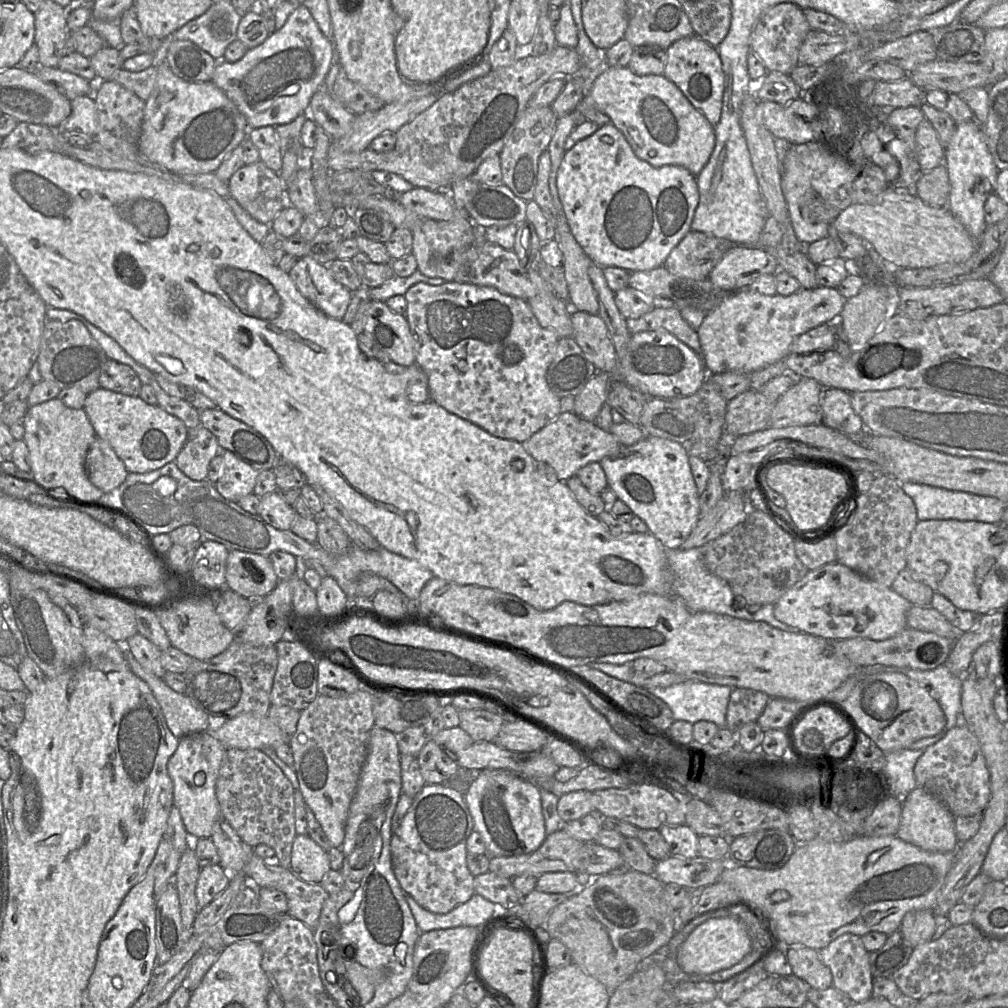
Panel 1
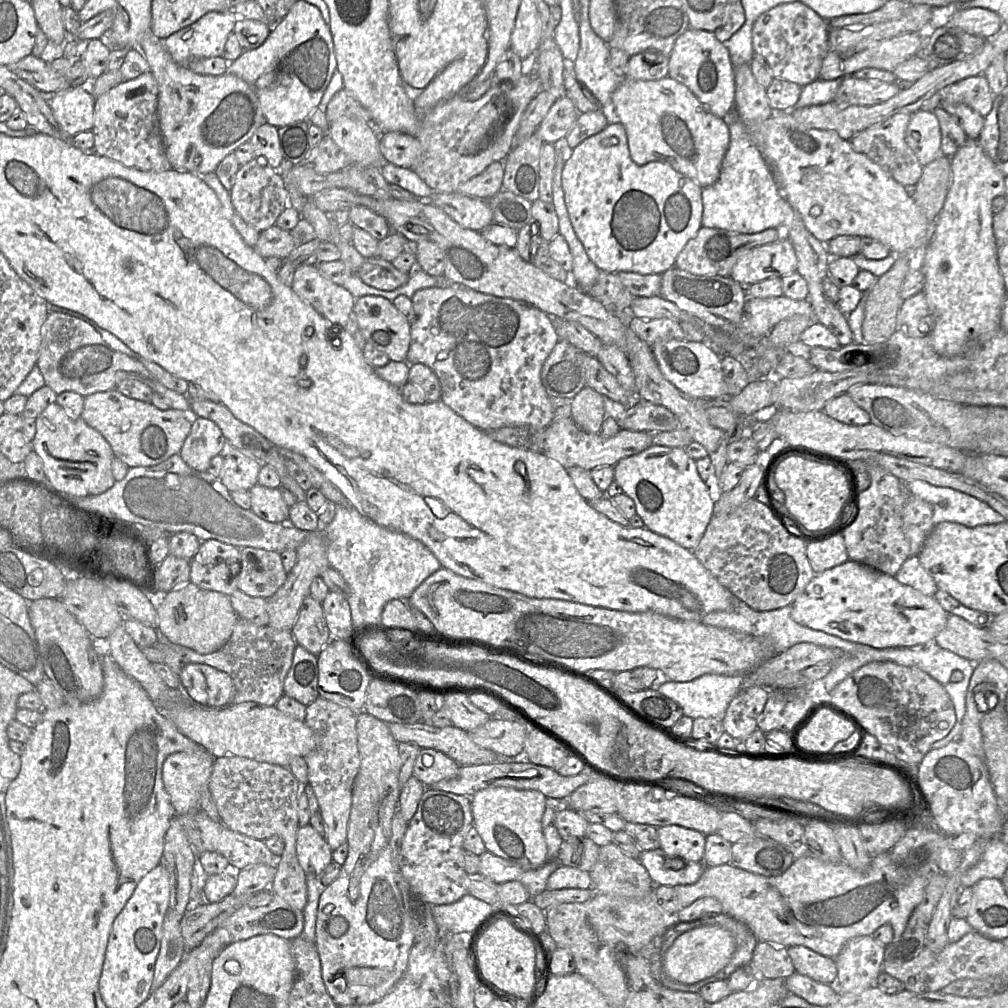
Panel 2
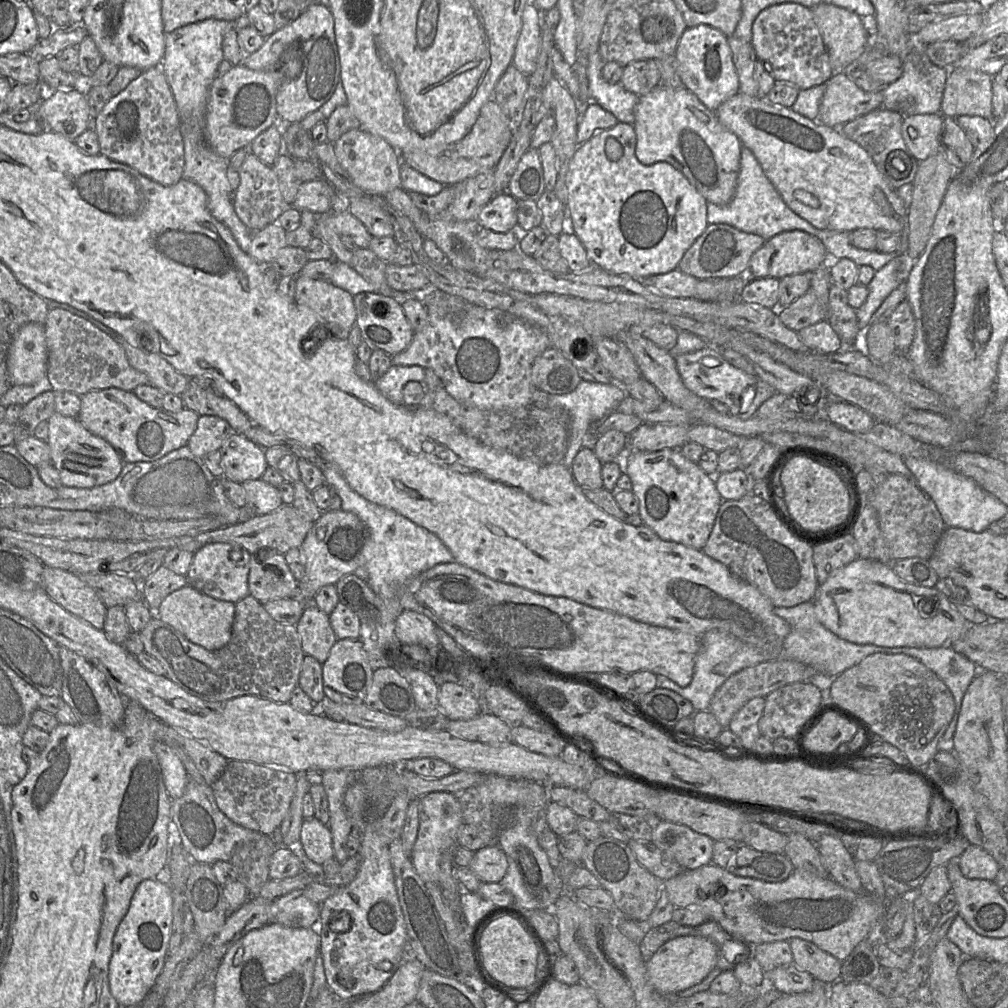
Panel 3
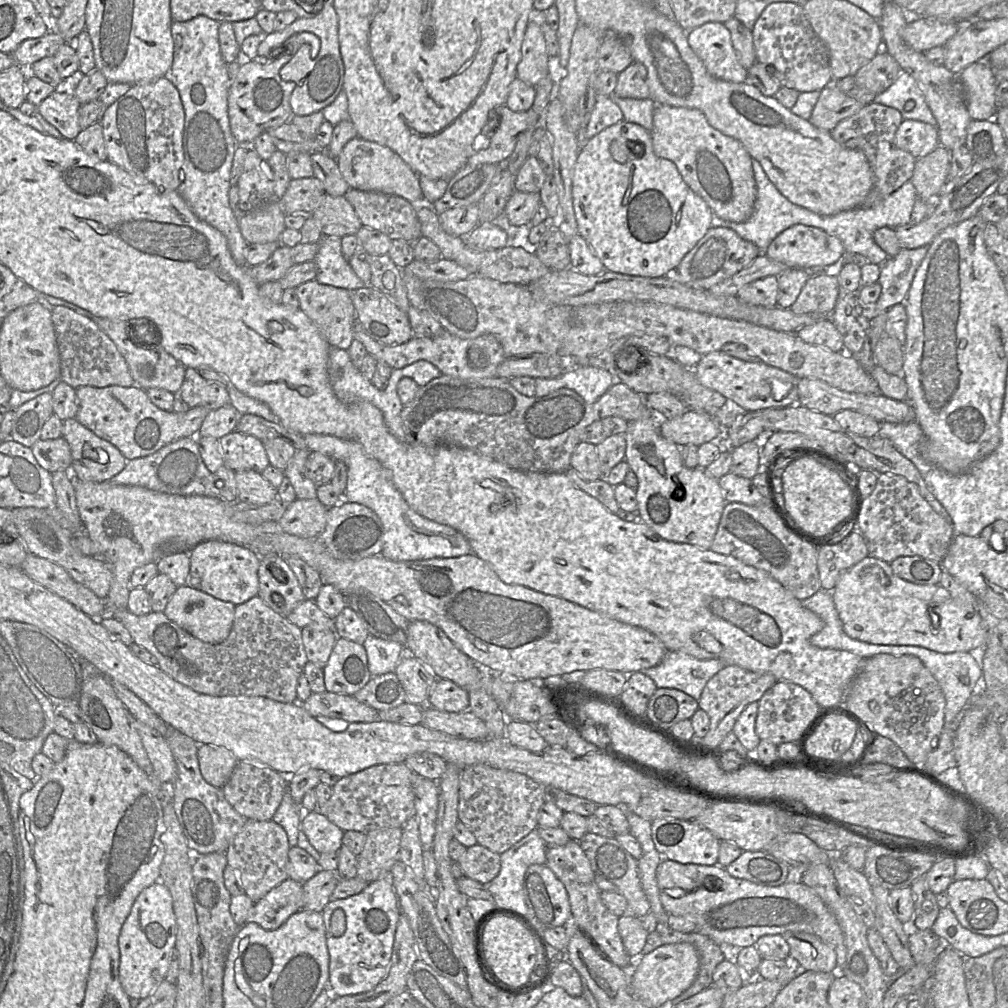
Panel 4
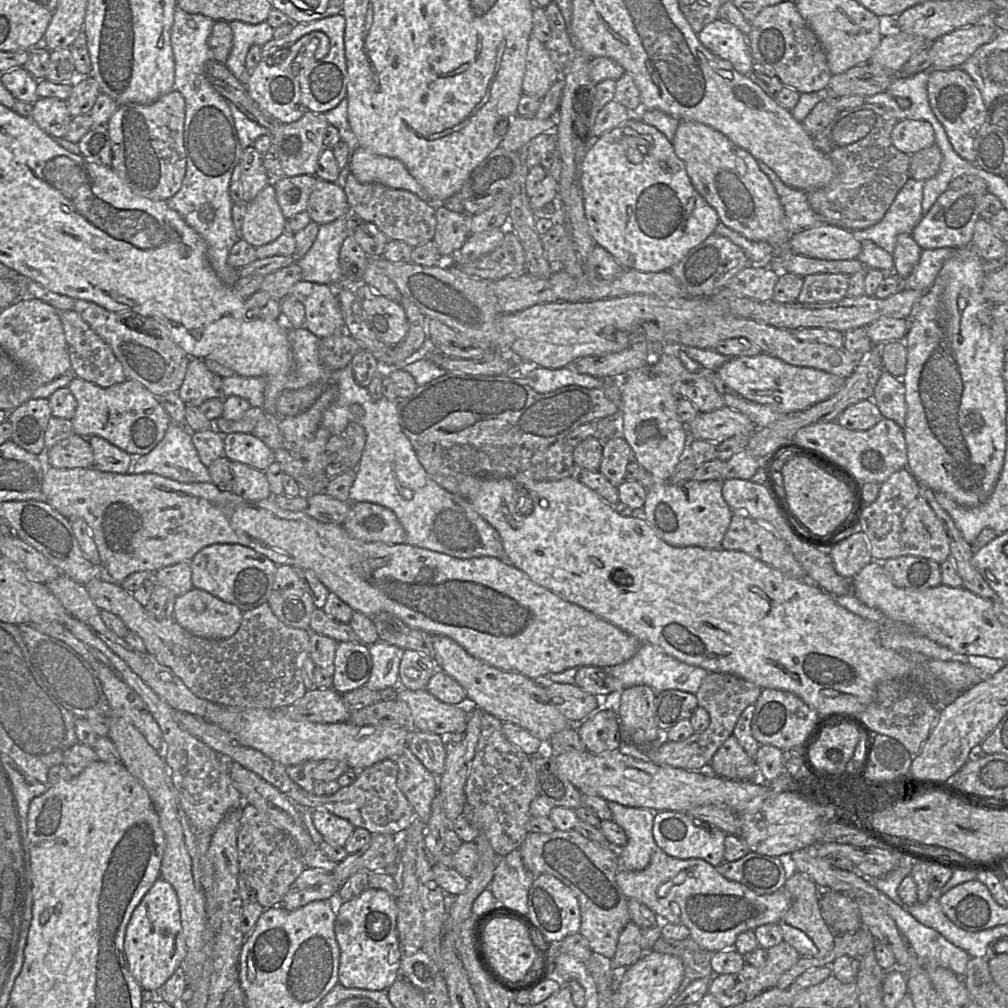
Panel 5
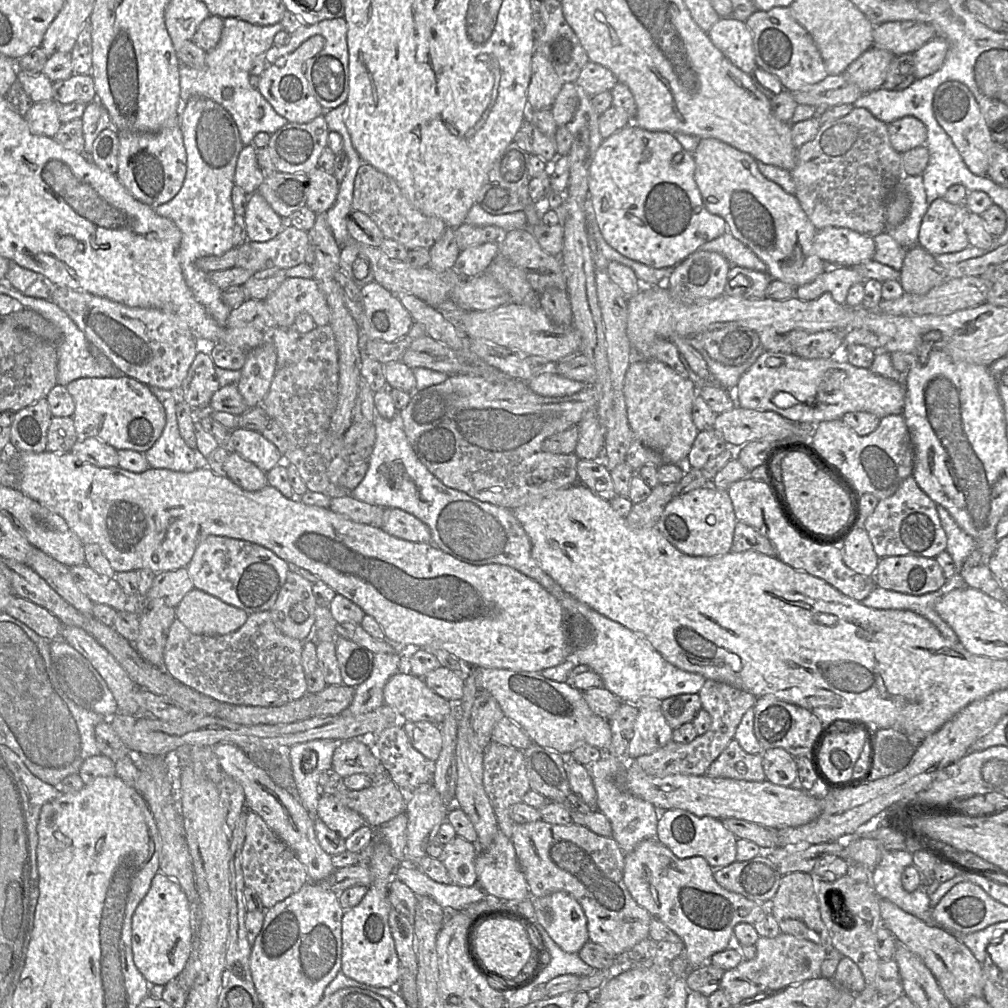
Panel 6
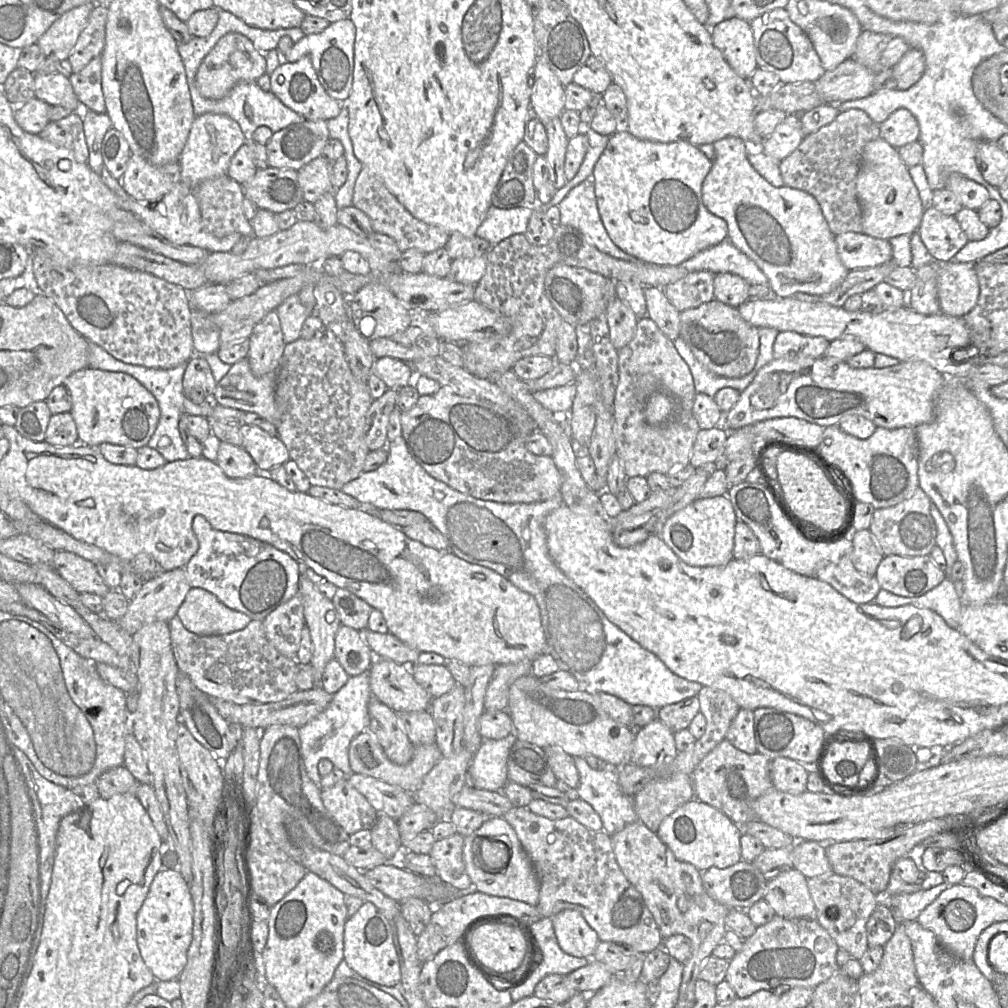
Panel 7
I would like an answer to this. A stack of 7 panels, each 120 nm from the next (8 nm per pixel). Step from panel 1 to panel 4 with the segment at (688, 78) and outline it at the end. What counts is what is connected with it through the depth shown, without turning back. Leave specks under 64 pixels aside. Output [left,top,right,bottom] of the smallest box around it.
[687,22,748,83]

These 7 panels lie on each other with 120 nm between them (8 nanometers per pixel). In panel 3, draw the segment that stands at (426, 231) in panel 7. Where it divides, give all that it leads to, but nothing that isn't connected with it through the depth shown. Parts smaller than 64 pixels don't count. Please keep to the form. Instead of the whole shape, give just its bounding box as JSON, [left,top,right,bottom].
[349,195,394,237]

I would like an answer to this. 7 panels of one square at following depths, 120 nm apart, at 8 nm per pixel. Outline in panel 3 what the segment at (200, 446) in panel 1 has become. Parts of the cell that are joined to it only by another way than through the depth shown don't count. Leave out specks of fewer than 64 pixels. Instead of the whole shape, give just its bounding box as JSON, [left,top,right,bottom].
[187,416,234,458]

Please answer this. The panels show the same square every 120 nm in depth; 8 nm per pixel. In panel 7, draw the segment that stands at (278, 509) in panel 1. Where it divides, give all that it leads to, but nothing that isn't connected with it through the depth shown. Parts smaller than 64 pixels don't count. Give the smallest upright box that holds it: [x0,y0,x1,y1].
[215,442,258,478]

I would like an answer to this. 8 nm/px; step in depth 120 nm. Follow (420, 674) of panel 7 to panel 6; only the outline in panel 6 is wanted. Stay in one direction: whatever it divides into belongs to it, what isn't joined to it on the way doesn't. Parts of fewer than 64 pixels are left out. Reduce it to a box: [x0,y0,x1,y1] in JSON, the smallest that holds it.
[423,666,464,704]

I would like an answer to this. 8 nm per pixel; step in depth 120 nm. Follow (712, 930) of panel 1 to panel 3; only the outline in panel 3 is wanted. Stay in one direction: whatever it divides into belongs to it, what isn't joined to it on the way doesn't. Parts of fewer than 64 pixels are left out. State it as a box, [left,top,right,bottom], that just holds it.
[646,936,718,995]

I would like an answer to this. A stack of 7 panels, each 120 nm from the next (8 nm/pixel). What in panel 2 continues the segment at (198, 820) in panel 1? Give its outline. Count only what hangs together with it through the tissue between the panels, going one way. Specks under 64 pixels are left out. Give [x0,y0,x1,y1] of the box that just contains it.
[162,747,215,815]

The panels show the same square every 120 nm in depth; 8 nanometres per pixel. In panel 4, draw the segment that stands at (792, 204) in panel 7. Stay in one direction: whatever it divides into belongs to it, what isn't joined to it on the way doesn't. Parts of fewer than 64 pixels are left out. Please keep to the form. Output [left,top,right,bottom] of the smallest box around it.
[650,105,757,222]

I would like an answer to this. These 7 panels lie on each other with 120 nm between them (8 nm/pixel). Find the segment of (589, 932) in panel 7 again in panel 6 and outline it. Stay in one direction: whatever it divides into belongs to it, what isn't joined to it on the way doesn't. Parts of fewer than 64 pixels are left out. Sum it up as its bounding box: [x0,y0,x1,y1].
[533,893,589,954]

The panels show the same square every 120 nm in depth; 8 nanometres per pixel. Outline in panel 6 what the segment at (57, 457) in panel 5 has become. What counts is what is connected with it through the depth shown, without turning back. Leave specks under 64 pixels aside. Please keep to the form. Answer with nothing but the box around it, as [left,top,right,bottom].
[70,437,118,467]

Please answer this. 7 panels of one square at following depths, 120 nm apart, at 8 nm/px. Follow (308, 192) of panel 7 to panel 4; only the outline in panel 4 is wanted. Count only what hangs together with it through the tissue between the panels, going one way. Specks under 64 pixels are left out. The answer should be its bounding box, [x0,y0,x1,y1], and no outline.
[311,193,362,236]

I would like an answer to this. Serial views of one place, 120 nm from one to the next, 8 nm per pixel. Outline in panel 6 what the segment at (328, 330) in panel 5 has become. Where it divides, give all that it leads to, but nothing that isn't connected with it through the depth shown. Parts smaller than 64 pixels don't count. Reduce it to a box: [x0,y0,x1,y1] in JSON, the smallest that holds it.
[265,277,330,327]

